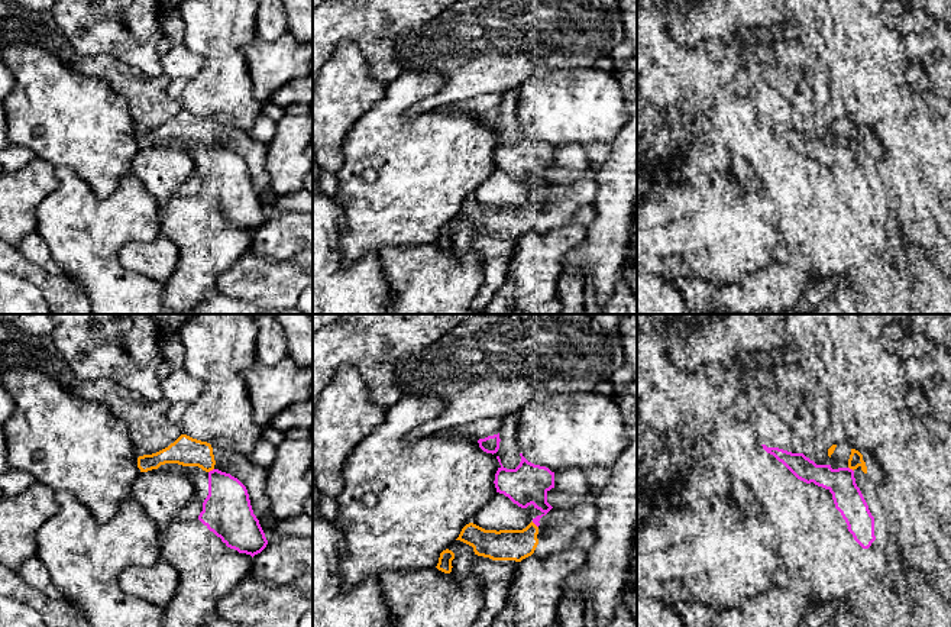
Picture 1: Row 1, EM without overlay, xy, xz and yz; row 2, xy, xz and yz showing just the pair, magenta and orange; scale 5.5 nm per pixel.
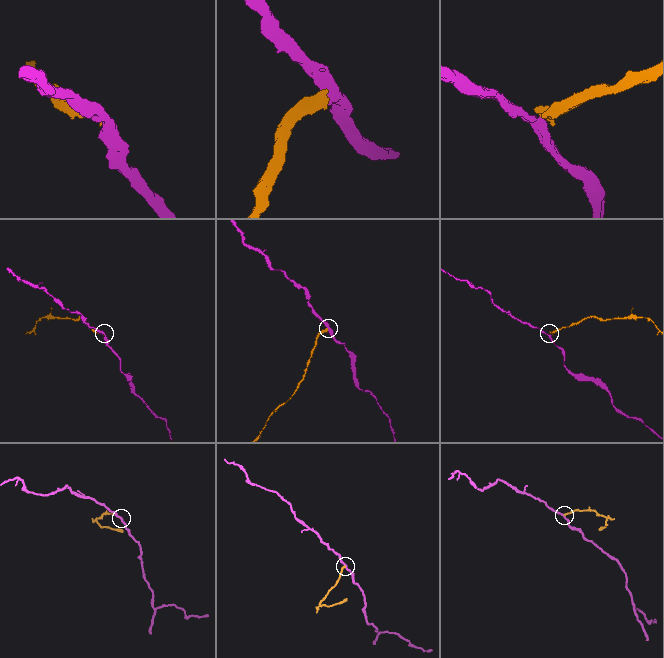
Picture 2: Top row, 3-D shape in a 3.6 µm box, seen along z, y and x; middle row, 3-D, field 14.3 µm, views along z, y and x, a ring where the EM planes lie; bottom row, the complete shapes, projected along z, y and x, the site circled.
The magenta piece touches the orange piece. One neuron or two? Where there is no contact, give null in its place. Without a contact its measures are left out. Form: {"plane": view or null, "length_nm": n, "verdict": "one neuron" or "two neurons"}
{"plane": "xz", "length_nm": 50, "verdict": "two neurons"}

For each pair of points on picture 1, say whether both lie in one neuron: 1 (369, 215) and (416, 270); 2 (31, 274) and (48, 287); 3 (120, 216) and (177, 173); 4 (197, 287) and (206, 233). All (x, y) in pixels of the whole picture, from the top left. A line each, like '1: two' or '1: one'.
1: two
2: one
3: two
4: one

